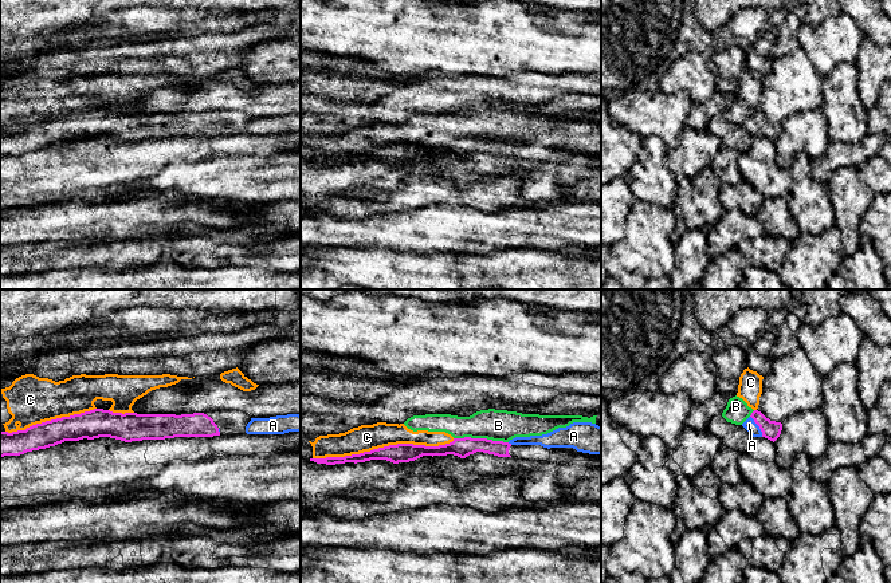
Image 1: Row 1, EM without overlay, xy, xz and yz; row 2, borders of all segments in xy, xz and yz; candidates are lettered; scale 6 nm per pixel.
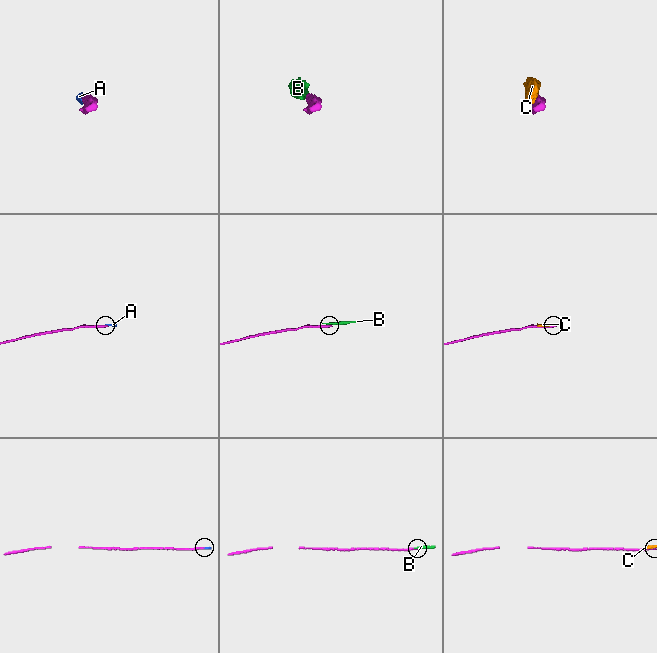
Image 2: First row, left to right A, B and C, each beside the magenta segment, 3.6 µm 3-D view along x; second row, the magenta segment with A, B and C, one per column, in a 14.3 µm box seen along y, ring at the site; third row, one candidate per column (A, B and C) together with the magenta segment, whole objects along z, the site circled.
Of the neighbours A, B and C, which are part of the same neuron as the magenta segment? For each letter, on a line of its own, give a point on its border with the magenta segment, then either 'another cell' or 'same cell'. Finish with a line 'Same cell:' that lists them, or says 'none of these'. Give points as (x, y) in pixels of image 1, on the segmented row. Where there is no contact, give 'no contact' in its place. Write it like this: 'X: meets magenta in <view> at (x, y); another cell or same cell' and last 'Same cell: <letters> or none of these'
A: meets magenta in yz at (758, 425); same cell
B: meets magenta in xz at (481, 438); another cell
C: meets magenta in xz at (384, 446); another cell
Same cell: A

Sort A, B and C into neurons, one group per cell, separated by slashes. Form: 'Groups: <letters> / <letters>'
Groups: A / B C

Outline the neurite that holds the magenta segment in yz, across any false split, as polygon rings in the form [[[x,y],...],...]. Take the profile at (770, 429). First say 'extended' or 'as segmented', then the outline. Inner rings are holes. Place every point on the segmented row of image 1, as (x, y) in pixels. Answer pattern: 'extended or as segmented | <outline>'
extended | [[[754,410],[742,426],[753,437],[765,437],[773,442],[780,437],[782,430],[781,422],[770,421],[758,410]]]

